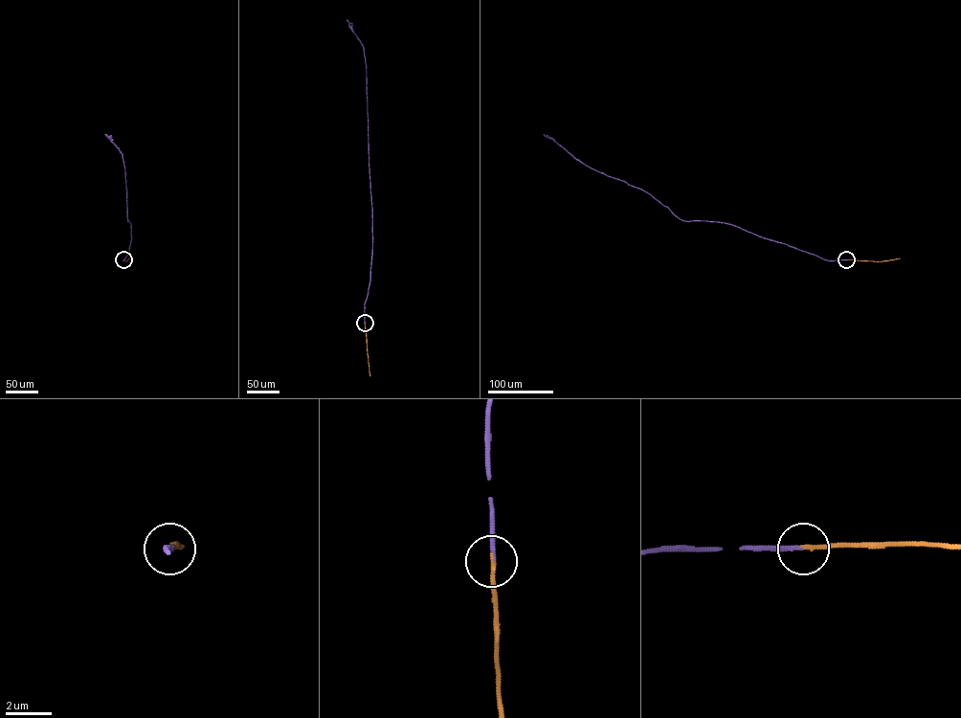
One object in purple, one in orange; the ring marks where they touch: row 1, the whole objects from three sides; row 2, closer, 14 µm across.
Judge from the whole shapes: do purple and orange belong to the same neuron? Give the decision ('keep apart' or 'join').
join

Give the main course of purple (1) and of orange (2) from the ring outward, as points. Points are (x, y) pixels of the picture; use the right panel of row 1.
1: (846, 259), (827, 260), (725, 223), (682, 220), (647, 192), (591, 168), (544, 134)
2: (846, 259), (882, 261), (900, 258)

